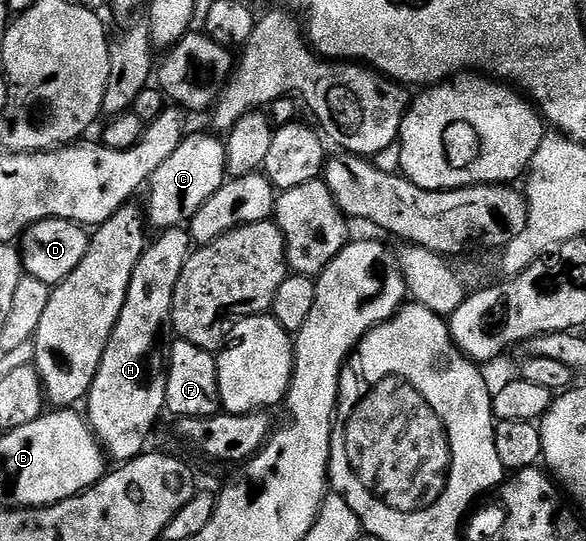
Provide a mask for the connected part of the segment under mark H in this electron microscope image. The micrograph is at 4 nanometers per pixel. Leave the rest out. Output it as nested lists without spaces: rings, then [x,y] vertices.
[[[168,227],[158,235],[161,236],[154,243],[152,240],[146,246],[144,253],[139,257],[139,265],[135,265],[135,273],[131,273],[131,285],[127,289],[127,301],[123,301],[123,313],[119,313],[119,321],[103,353],[99,373],[95,373],[93,388],[87,396],[87,422],[93,428],[110,460],[128,461],[142,454],[146,450],[145,442],[149,439],[149,426],[165,411],[167,351],[164,346],[161,348],[161,334],[164,333],[165,327],[167,331],[170,326],[175,285],[179,281],[179,273],[183,273],[183,265],[187,265],[195,244],[185,227]]]

